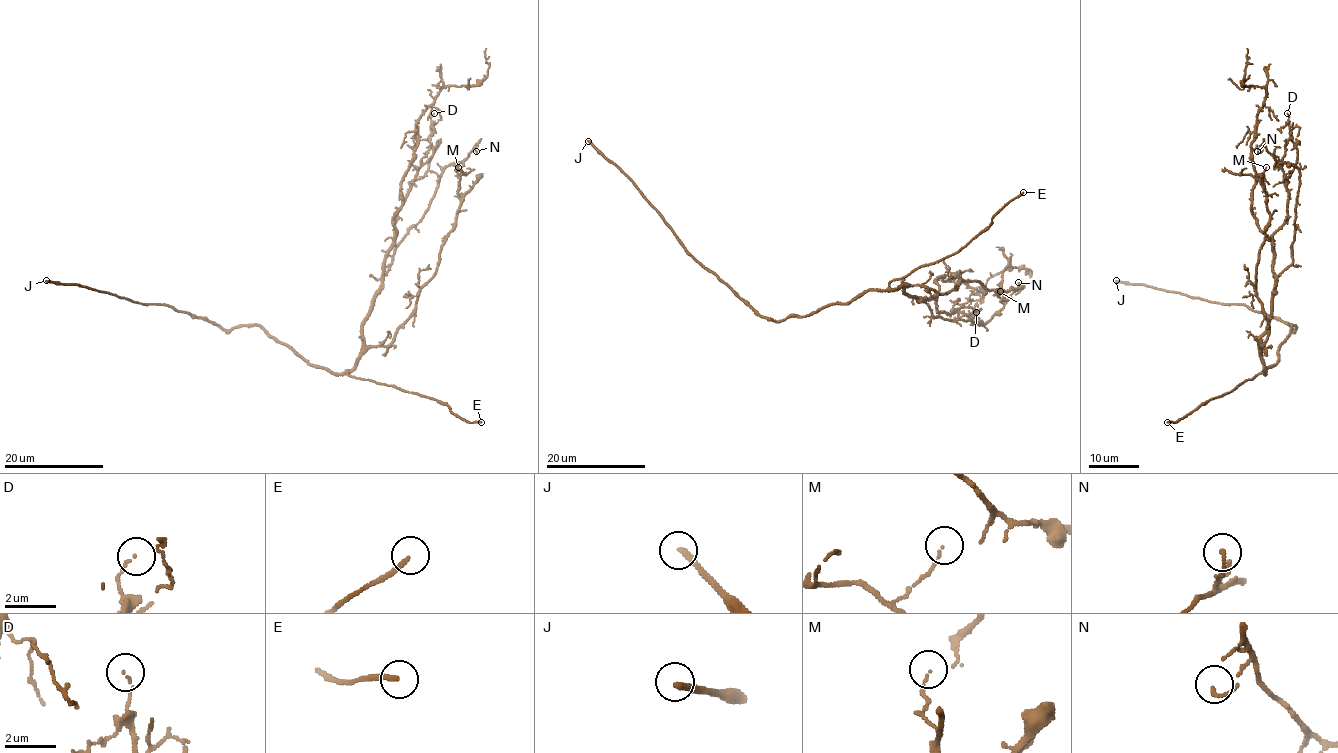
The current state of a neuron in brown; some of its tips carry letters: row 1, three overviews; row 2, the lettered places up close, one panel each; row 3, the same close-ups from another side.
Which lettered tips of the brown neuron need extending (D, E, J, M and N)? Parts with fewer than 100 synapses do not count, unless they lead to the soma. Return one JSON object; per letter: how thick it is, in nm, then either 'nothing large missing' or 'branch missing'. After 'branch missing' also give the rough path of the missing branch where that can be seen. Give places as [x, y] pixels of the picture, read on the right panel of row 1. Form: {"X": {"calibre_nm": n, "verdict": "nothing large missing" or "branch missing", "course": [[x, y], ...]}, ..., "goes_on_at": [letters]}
{"D": {"calibre_nm": 70, "verdict": "nothing large missing"}, "E": {"calibre_nm": 180, "verdict": "branch missing", "course": [[1167, 422], [1158, 426], [1154, 440], [1168, 455], [1204, 444], [1218, 433]]}, "J": {"calibre_nm": 240, "verdict": "branch missing"}, "M": {"calibre_nm": 80, "verdict": "nothing large missing"}, "N": {"calibre_nm": 130, "verdict": "nothing large missing"}, "goes_on_at": ["E", "J"]}

